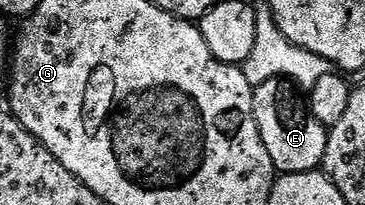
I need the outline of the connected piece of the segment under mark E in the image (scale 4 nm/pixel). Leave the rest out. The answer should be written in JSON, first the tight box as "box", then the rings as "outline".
{"box":[253,78,329,175],"outline":[[[272,78],[262,86],[256,87],[253,91],[253,111],[255,120],[259,124],[259,136],[263,136],[267,156],[271,156],[274,171],[278,175],[316,171],[324,163],[329,130],[323,124],[319,124],[319,120],[315,120],[302,91],[288,78]]]}

